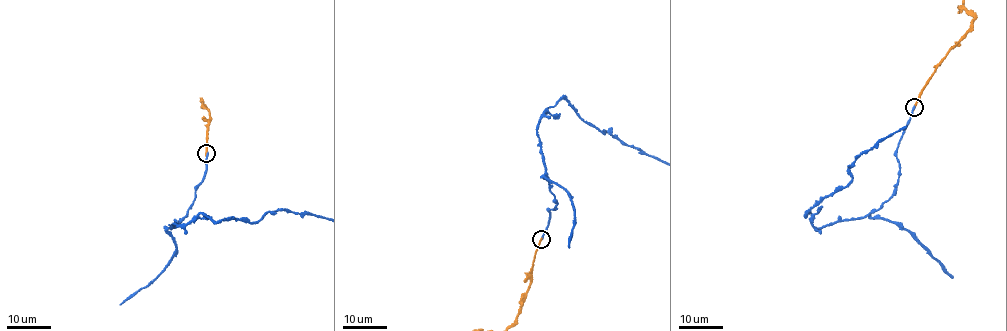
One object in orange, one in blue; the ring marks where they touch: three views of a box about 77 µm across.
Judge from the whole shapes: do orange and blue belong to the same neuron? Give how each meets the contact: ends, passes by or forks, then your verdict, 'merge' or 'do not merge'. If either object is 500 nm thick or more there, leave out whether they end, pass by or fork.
orange ends there; blue ends there; do not merge

